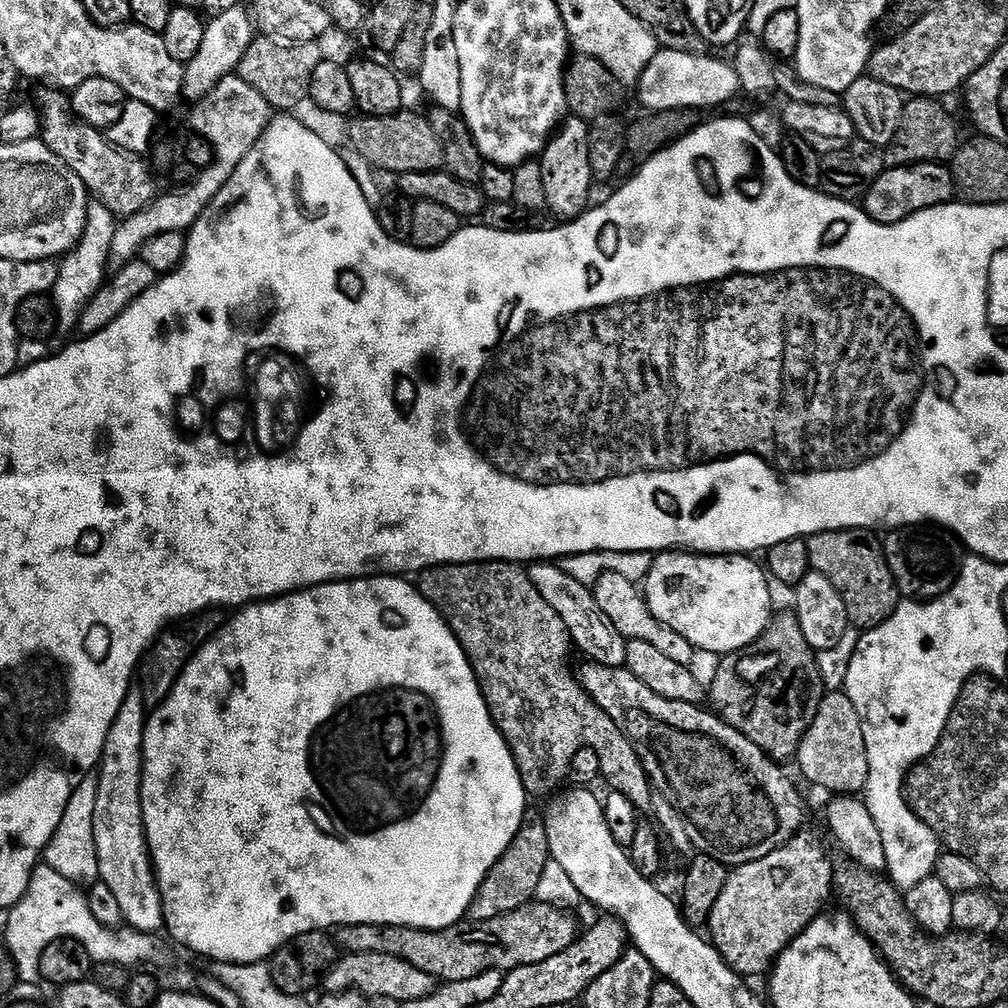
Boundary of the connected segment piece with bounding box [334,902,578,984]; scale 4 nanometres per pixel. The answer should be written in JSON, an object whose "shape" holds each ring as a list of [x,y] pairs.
{"shape":[[[531,902],[525,908],[480,920],[477,924],[461,922],[452,928],[403,928],[389,924],[345,924],[334,932],[337,949],[358,954],[390,954],[390,958],[402,958],[422,974],[430,974],[438,982],[453,984],[466,982],[466,978],[478,978],[486,970],[502,973],[515,968],[546,962],[554,954],[570,947],[578,939],[576,924],[567,911],[552,904]]]}

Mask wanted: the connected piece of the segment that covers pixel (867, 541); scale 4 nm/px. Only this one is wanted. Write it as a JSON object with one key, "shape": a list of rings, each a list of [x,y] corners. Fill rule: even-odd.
{"shape":[[[843,528],[837,532],[819,532],[817,536],[809,536],[806,540],[811,571],[821,572],[837,588],[838,594],[845,600],[849,622],[853,629],[877,628],[896,611],[898,603],[898,585],[888,565],[886,548],[881,537],[879,540],[876,536],[879,535],[867,528]]]}

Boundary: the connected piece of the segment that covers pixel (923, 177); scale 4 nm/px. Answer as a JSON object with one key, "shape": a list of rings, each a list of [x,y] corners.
{"shape":[[[904,162],[901,165],[901,168],[885,167],[883,174],[862,197],[865,214],[880,224],[897,224],[922,210],[947,204],[953,199],[952,192],[957,191],[951,171],[943,163]]]}

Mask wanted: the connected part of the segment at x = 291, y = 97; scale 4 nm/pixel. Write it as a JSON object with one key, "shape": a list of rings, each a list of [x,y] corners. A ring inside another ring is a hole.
{"shape":[[[256,38],[240,62],[238,75],[262,94],[272,110],[296,110],[292,108],[309,99],[312,76],[322,61],[316,47],[315,43],[285,46],[267,38]]]}

